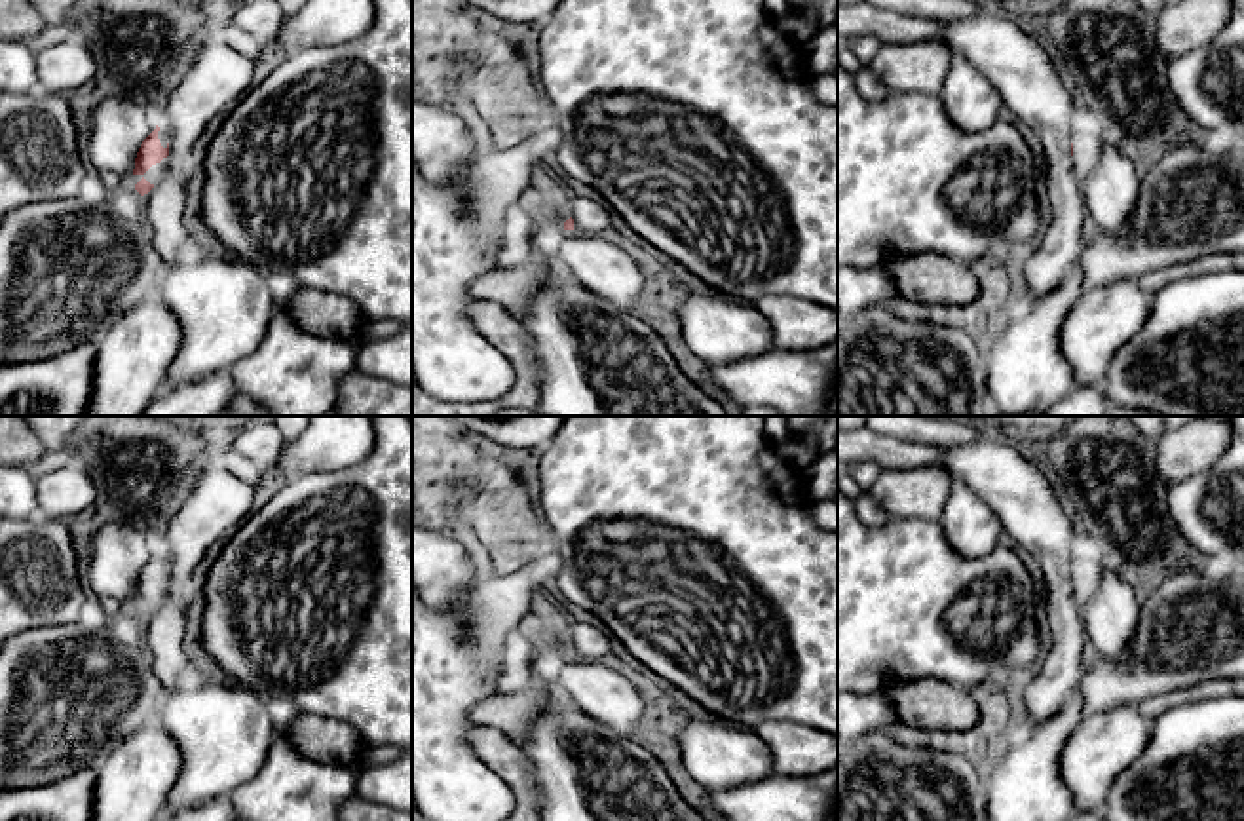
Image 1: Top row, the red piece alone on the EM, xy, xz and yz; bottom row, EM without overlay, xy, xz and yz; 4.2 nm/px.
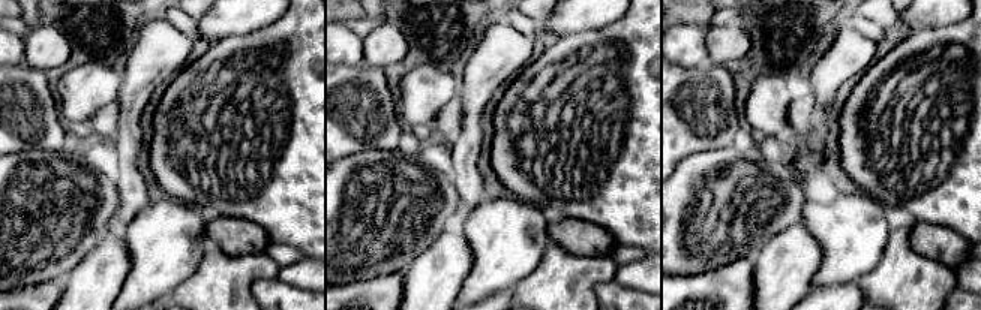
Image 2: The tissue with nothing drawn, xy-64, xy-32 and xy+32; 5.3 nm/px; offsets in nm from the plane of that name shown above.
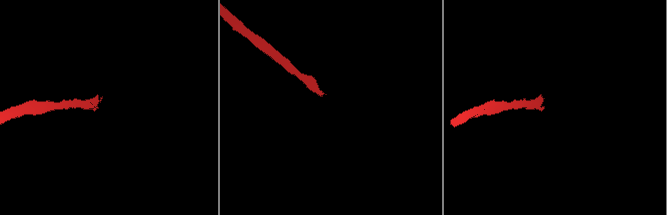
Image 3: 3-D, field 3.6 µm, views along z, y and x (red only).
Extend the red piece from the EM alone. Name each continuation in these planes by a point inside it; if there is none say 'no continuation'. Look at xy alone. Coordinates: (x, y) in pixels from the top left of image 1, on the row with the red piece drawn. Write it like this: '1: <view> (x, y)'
1: xy (156, 173)

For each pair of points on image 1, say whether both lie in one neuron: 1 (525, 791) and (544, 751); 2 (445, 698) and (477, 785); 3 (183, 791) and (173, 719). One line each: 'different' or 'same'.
1: different
2: same
3: same

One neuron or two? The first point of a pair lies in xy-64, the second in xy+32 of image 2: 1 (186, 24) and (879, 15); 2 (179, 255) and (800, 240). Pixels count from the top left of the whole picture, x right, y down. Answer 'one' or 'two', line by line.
1: two
2: two

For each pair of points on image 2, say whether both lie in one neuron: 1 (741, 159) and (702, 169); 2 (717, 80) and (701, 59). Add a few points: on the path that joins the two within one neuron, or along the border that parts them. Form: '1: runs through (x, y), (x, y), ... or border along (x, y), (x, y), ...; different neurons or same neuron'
1: runs through (732, 168), (711, 169); same neuron
2: border along (711, 63), (705, 66), (677, 66); different neurons

